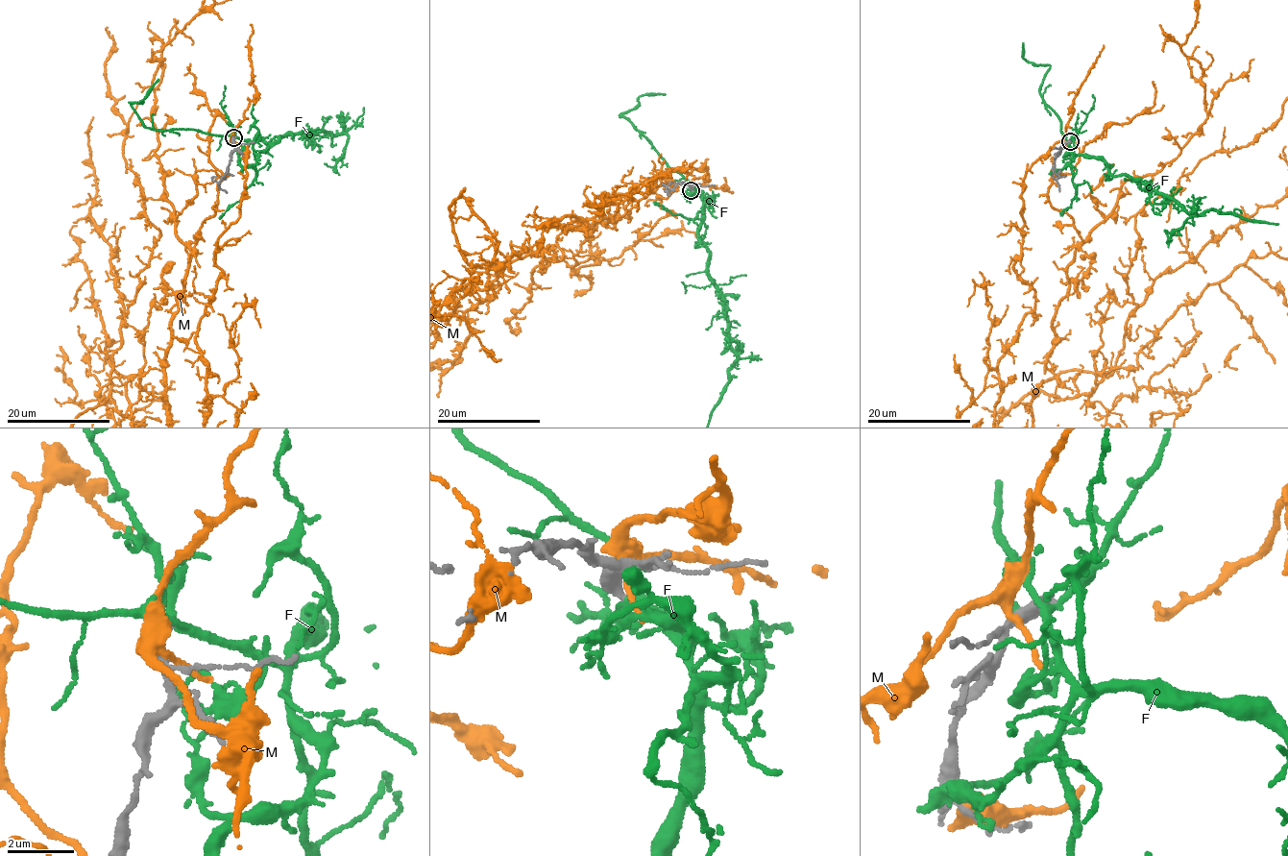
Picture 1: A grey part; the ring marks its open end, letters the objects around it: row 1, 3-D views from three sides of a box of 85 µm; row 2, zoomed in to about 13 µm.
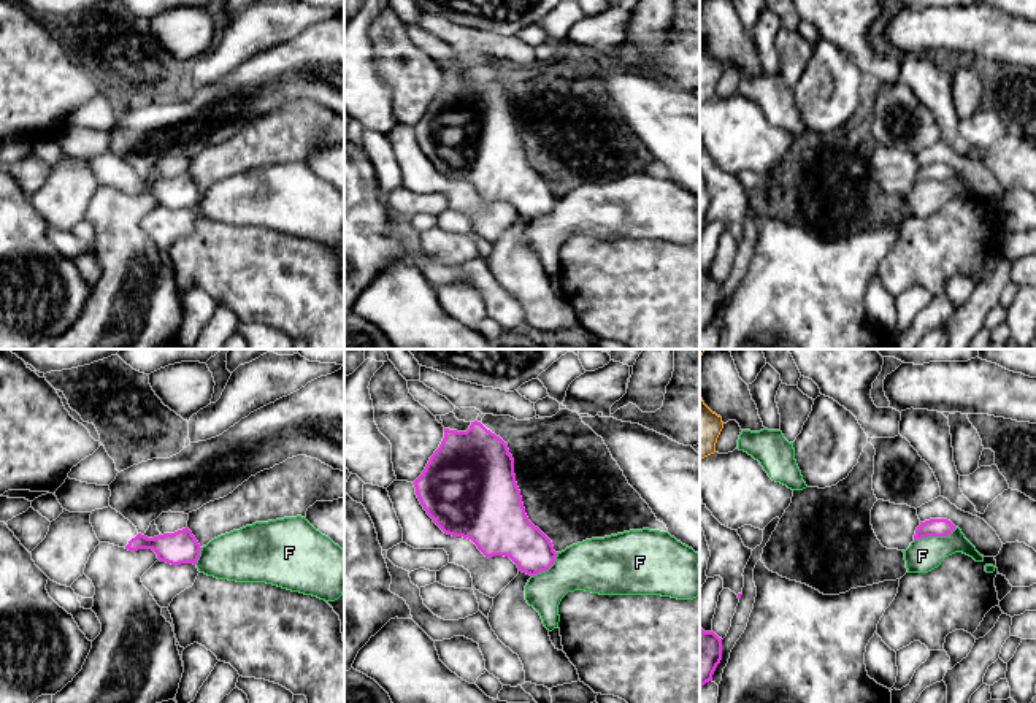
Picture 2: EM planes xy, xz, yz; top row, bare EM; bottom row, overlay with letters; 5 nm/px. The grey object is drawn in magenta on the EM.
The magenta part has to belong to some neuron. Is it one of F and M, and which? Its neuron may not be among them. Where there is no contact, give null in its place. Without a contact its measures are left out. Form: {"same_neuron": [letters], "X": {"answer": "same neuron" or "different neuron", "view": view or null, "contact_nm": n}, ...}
{"same_neuron": [], "F": {"answer": "different neuron", "view": "yz", "contact_nm": 220}, "M": {"answer": "different neuron", "view": null}}

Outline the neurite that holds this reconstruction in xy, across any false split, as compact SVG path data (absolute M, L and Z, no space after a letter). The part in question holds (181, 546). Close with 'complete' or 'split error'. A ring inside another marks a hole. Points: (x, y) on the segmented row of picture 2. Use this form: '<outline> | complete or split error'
M111 506L92 511L90 524L100 543L109 543L129 551L152 549L160 562L195 565L200 557L201 547L187 527L175 533L148 538Z | split error

